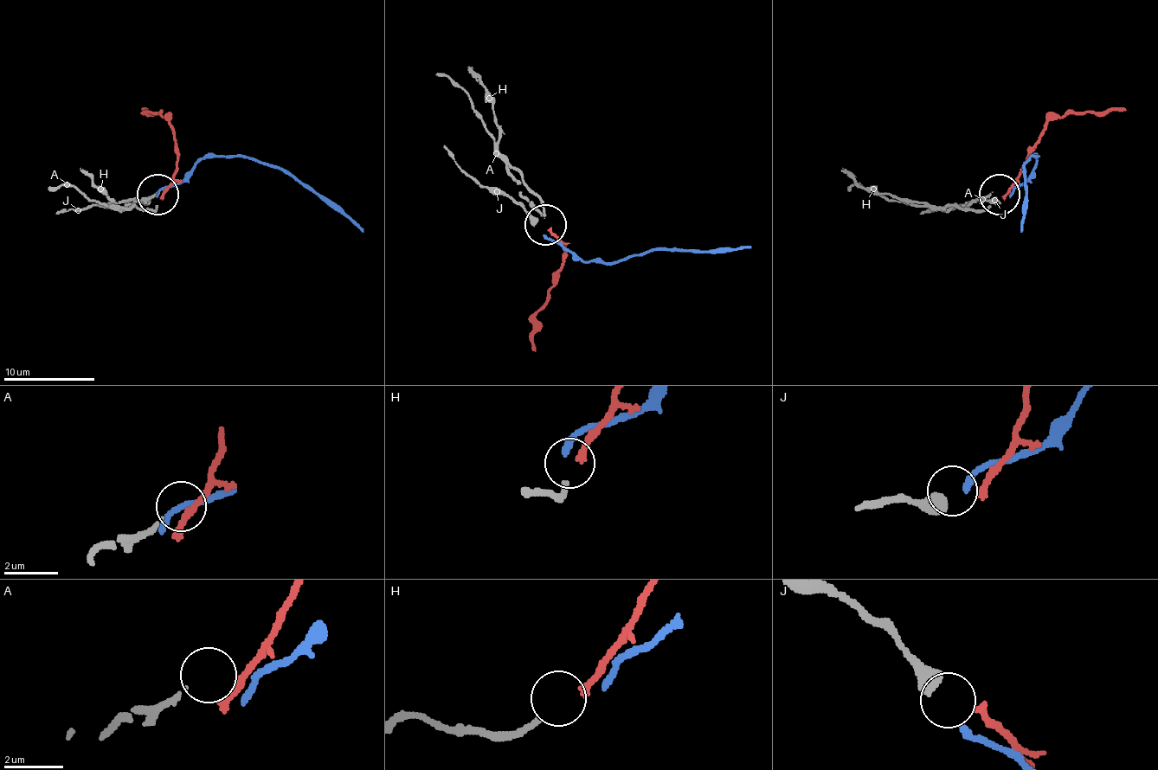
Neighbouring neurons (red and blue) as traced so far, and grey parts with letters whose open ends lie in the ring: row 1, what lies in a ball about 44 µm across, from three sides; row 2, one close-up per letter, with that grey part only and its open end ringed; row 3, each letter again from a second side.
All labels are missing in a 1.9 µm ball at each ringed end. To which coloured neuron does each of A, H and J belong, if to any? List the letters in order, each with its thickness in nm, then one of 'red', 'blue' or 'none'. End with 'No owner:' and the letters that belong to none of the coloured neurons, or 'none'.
A: 160 nm | none
H: 200 nm | red
J: 500 nm | blue
No owner: A

